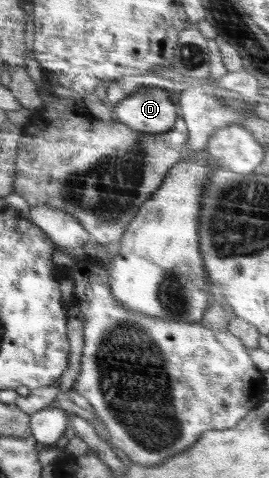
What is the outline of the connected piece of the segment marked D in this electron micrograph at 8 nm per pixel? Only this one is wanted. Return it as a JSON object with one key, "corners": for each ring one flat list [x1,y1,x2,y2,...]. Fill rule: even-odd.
{"corners":[[157,86,139,91,112,105,113,116,134,131,167,132,177,120,178,105,171,101,171,92]]}

